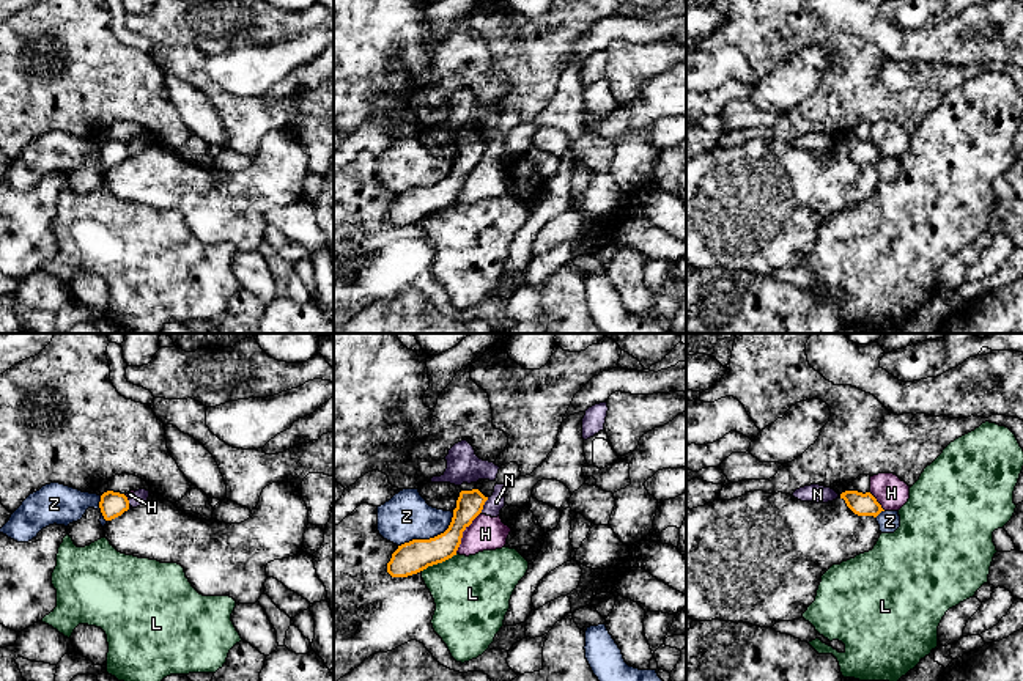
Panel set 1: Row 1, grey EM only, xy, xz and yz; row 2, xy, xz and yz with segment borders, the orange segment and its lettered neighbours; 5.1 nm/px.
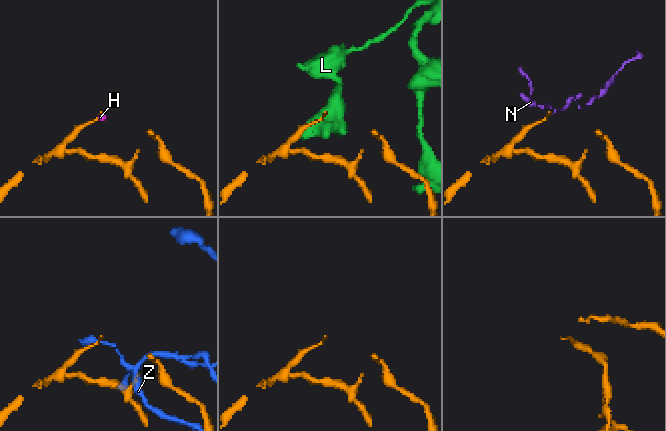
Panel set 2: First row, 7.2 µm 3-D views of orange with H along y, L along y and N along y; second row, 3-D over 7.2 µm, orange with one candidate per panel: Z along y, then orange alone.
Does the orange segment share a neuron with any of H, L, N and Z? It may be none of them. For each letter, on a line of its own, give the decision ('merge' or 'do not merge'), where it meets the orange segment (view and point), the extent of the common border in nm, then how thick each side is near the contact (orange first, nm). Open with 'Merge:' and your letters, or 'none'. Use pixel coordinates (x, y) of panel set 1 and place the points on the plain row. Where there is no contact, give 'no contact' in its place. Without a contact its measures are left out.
Merge: none
H: do not merge | xz (463, 178) | 260 nm | 150/180 nm
L: do not merge | xz (438, 209) | 220 nm | 160/380 nm
N: do not merge | xz (483, 151) | 90 nm | 140/90 nm
Z: do not merge | xz (430, 186) | 340 nm | 160/240 nm

